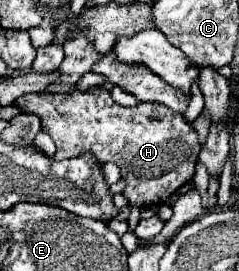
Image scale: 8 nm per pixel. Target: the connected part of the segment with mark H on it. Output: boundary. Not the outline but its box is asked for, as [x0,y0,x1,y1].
[17,88,199,208]

